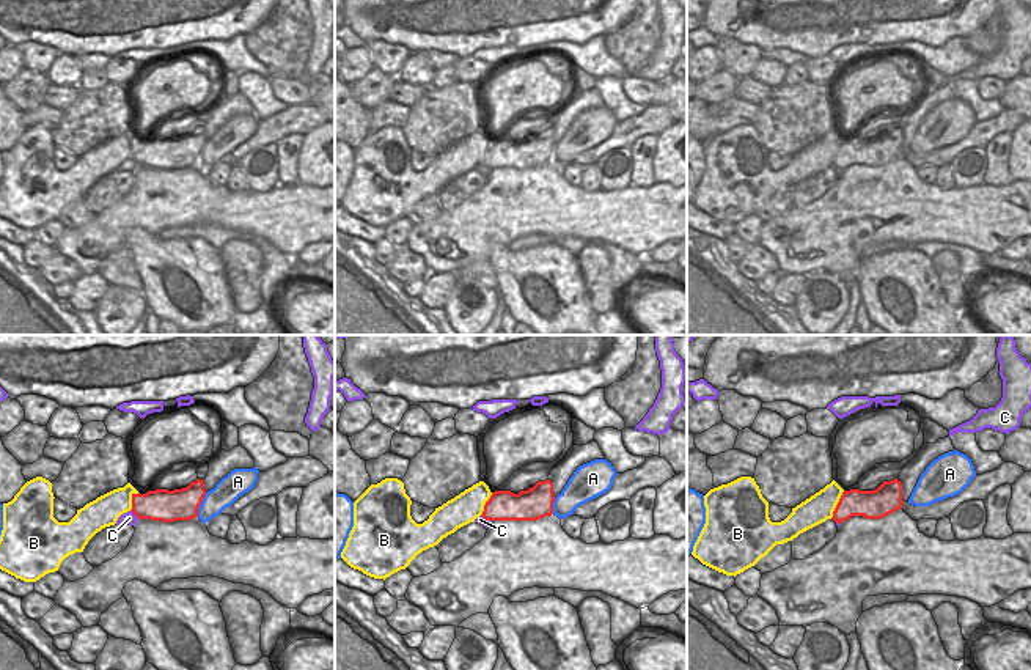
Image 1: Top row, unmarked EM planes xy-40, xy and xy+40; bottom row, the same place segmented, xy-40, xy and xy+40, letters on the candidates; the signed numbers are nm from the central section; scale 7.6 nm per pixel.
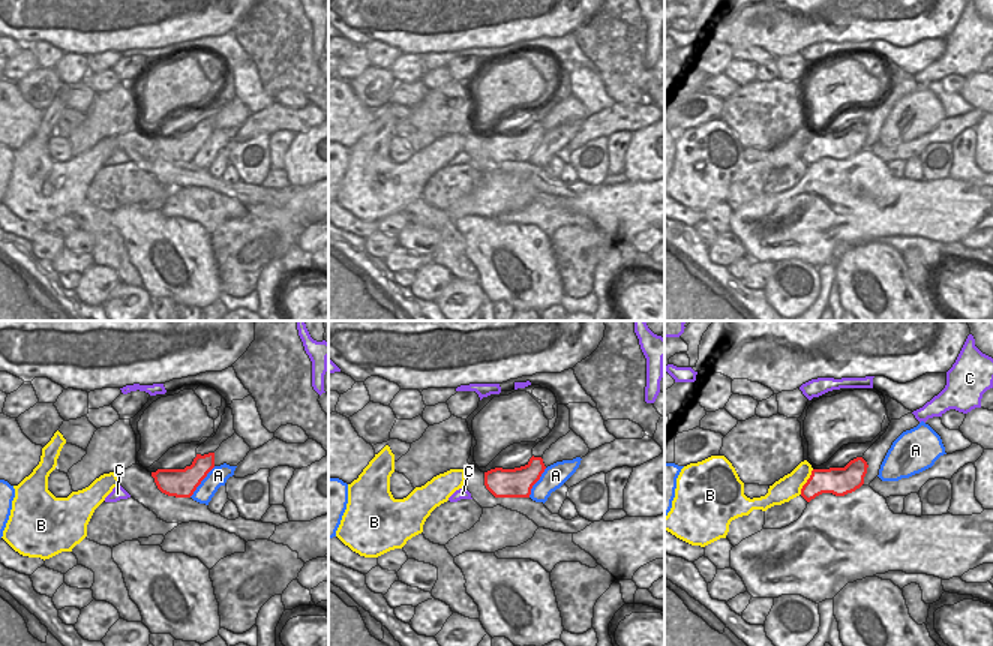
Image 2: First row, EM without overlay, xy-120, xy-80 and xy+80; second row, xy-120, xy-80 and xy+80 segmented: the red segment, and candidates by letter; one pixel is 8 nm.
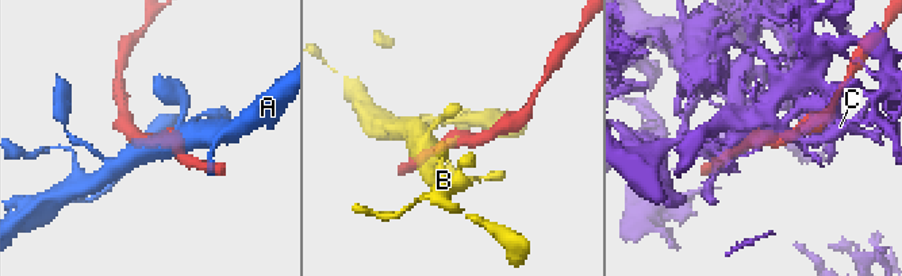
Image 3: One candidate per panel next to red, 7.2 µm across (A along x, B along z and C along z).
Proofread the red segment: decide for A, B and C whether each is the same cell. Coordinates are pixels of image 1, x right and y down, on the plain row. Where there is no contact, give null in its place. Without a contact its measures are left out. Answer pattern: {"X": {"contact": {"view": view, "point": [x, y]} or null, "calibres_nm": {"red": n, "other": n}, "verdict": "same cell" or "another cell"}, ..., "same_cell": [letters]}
{"A": {"contact": {"view": "xy-40", "point": [200, 151]}, "calibres_nm": {"red": 240, "other": 200}, "verdict": "another cell"}, "B": {"contact": {"view": "xy+40", "point": [836, 153]}, "calibres_nm": {"red": 220, "other": 220}, "verdict": "another cell"}, "C": {"contact": {"view": "xy-40", "point": [135, 162]}, "calibres_nm": {"red": 240, "other": 100}, "verdict": "another cell"}, "same_cell": []}

